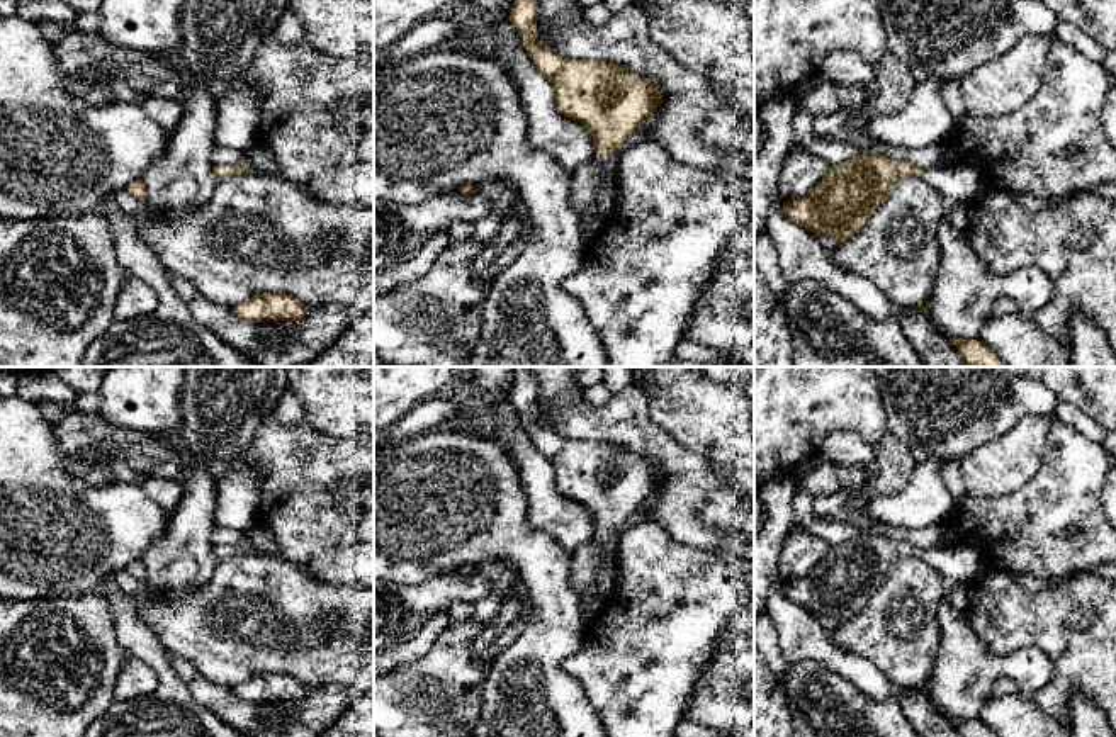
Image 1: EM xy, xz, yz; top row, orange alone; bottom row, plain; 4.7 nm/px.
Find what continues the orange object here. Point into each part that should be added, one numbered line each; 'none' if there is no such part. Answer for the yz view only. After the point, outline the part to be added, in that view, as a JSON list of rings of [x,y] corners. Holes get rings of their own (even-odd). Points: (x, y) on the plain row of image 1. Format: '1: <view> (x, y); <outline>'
1: yz (957, 562); [[[973,543],[929,547],[921,559],[936,569],[948,586],[968,586],[980,576],[980,552]]]

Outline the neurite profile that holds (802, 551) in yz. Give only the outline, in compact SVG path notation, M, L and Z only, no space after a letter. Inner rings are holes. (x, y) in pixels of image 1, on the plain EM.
M797 528L783 538L776 572L783 582L802 579L826 557L829 549L829 542L805 528Z

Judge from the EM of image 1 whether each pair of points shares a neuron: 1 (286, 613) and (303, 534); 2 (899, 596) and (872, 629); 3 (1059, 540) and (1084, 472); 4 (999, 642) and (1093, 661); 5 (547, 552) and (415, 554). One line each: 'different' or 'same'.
1: different
2: same
3: same
4: same
5: same

